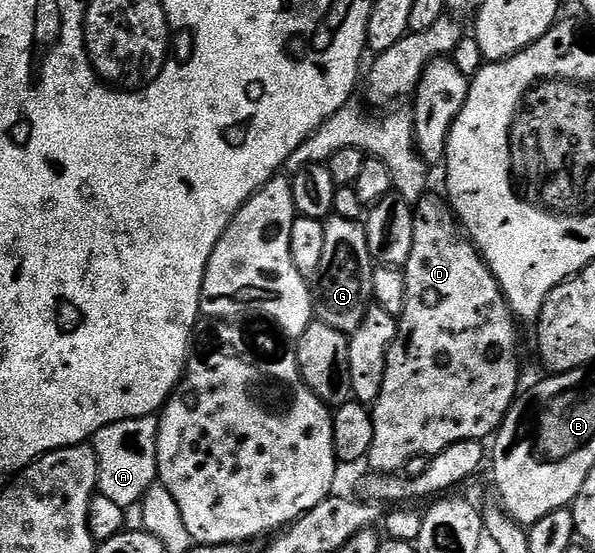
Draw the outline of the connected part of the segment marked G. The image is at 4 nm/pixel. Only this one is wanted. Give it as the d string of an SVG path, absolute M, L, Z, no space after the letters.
M331 216L324 222L324 257L312 286L314 317L347 336L354 334L374 302L375 260L370 255L366 227L359 220Z

